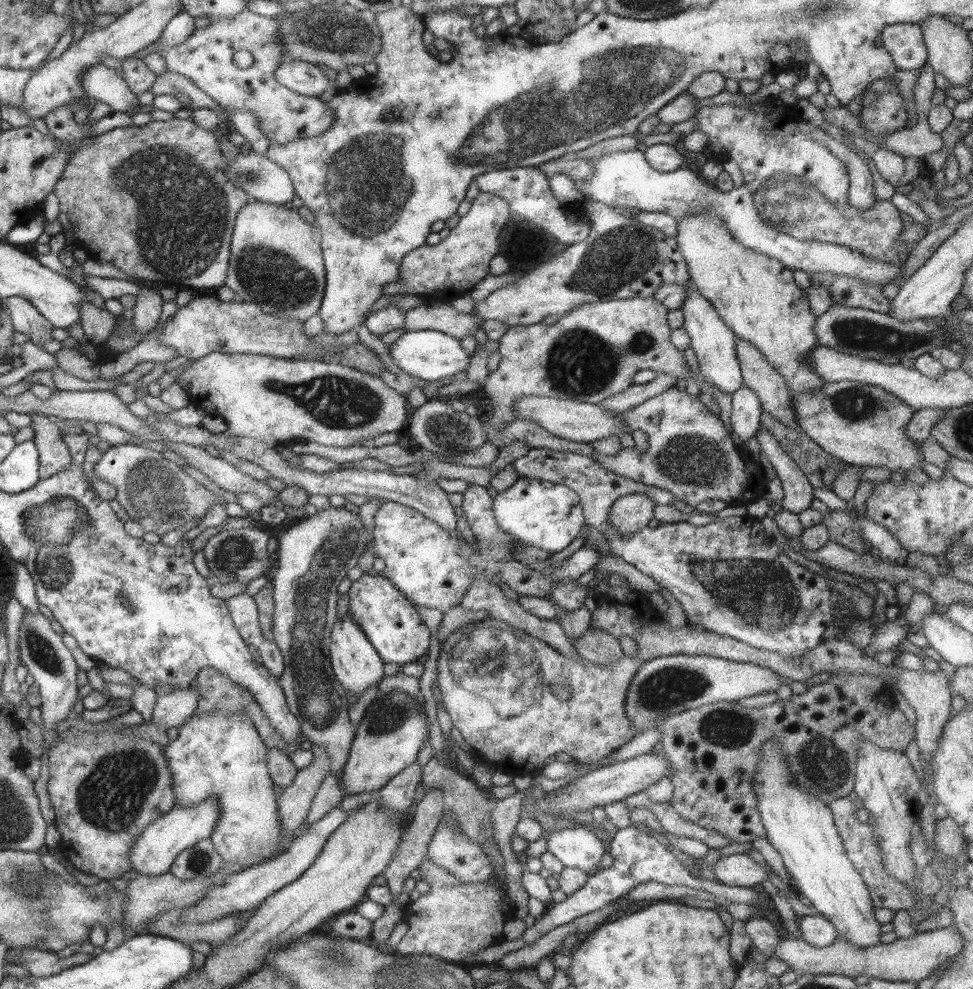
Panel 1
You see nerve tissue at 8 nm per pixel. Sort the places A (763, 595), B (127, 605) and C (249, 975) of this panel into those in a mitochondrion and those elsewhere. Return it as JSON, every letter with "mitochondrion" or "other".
{"A":"mitochondrion","B":"mitochondrion","C":"other"}

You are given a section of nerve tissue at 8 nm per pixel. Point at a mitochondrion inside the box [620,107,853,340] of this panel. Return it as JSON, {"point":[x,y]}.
{"point":[790,201]}

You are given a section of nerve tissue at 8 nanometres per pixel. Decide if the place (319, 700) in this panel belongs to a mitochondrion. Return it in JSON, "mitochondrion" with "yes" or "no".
{"mitochondrion":"yes"}

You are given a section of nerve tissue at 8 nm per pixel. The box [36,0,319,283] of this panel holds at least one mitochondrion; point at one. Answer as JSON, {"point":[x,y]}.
{"point":[250,176]}

